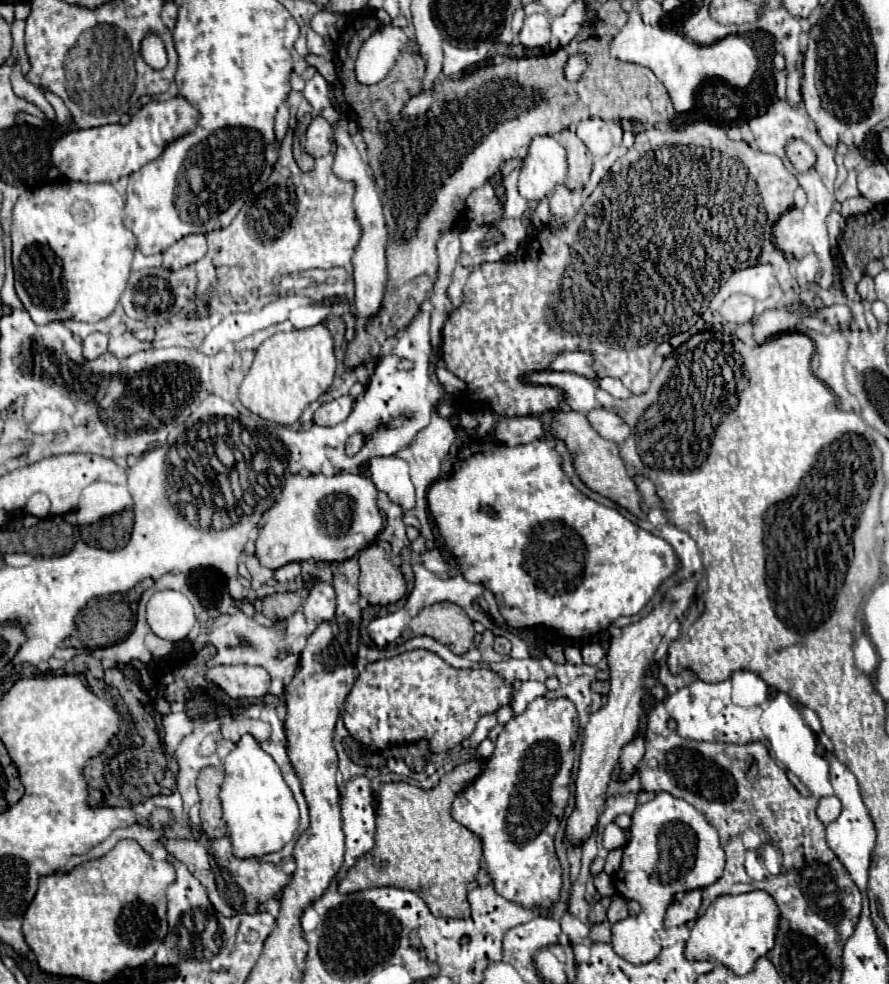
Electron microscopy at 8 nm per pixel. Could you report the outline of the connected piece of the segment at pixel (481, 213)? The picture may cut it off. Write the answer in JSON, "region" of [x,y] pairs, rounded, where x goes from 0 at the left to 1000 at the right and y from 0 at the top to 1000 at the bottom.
{"region":[[[544,187],[540,191],[535,191],[526,203],[524,203],[524,217],[529,224],[533,226],[544,226],[544,228],[553,228],[553,224],[565,217],[565,209],[558,201],[558,195],[551,187]]]}

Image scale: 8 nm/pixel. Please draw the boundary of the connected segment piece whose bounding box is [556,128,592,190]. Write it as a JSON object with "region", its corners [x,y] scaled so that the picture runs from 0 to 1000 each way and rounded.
{"region":[[[634,130],[632,134],[625,136],[625,142],[634,148],[634,152],[639,157],[639,181],[637,181],[637,187],[639,187],[641,193],[652,193],[659,187],[661,177],[666,173],[664,154],[657,148],[657,144],[648,138],[646,130]]]}

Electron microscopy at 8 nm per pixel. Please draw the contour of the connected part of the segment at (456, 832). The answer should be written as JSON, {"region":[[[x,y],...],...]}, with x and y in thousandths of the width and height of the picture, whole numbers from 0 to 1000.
{"region":[[[538,772],[515,776],[502,785],[486,803],[475,803],[457,795],[430,797],[421,807],[425,815],[421,862],[400,874],[389,892],[380,898],[380,904],[391,909],[418,900],[457,902],[472,909],[488,931],[526,933],[529,921],[524,907],[540,884],[542,860],[526,841],[506,829],[506,819],[511,809],[540,787],[538,776]]]}

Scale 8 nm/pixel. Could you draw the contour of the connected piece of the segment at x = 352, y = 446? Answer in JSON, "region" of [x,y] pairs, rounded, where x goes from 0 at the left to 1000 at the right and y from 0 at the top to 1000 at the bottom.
{"region":[[[398,441],[398,443],[394,443],[391,449],[389,449],[389,461],[391,461],[391,463],[403,461],[403,459],[407,457],[409,449],[412,449],[412,443],[409,443],[409,441]]]}

